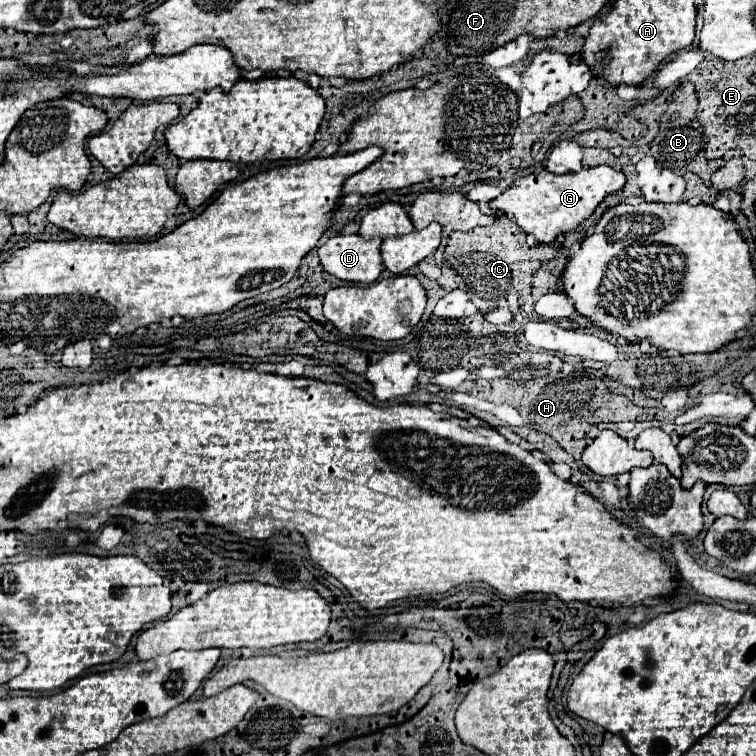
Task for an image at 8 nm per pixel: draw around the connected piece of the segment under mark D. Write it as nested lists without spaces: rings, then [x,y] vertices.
[[[338,233],[320,245],[318,257],[322,267],[342,281],[374,283],[384,271],[380,247],[380,237],[364,239],[358,233]]]

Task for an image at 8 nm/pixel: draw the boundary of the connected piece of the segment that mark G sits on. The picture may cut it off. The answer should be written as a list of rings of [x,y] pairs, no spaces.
[[[610,165],[584,167],[580,173],[564,175],[540,169],[518,179],[500,197],[492,199],[490,207],[506,213],[510,219],[516,219],[518,227],[534,235],[540,243],[552,243],[560,233],[580,231],[582,221],[594,213],[594,209],[604,201],[604,197],[614,191],[620,191],[624,185],[624,173],[612,169]]]

